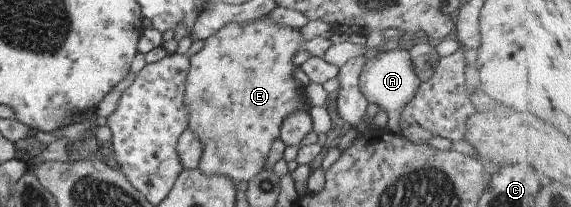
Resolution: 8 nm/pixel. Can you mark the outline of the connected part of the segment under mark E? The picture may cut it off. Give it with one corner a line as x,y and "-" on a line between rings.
261,17
247,23
220,27
217,33
204,41
202,49
189,58
190,68
185,82
186,122
187,128
202,145
197,169
208,176
248,182
264,168
269,146
278,138
281,120
295,110
307,113
303,87
298,87
291,79
295,65
289,61
302,45
297,28
279,28

